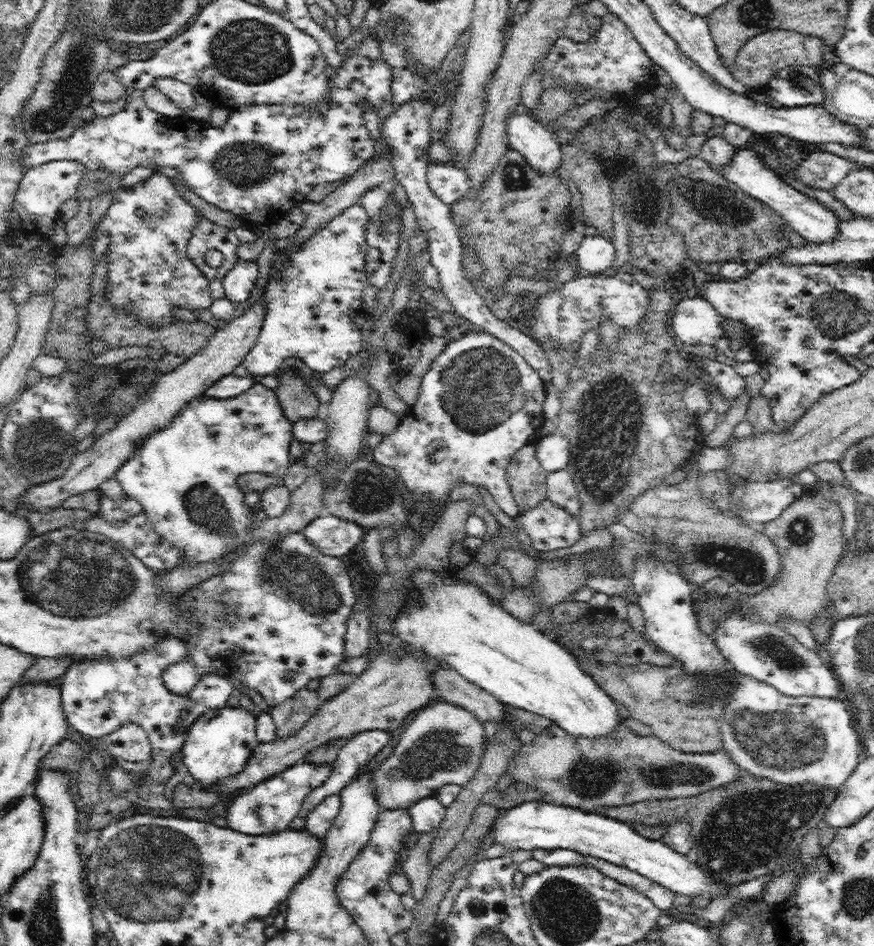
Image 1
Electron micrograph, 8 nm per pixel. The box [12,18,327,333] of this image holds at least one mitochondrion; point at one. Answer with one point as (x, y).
(69, 90)

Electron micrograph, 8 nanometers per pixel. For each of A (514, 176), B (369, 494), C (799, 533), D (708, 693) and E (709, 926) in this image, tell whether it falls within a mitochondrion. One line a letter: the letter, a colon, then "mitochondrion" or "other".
A: mitochondrion
B: mitochondrion
C: mitochondrion
D: mitochondrion
E: other

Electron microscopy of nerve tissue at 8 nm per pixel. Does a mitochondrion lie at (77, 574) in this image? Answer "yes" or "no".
yes

